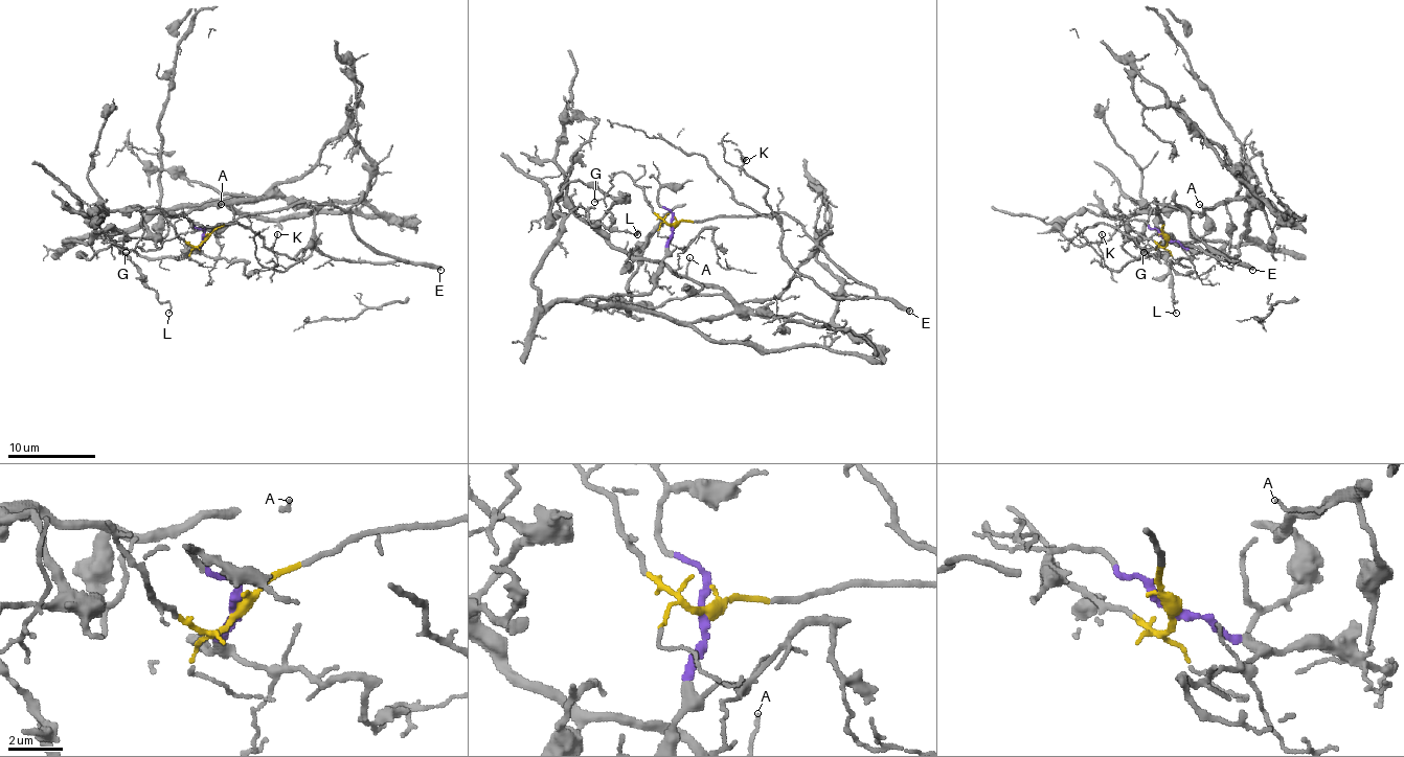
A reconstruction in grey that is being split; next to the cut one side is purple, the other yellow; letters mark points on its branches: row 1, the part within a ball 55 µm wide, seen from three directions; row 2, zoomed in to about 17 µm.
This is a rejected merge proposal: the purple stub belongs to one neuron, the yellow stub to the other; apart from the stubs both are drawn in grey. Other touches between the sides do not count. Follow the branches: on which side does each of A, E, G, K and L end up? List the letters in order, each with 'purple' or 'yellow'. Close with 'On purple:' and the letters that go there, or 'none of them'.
A: purple
E: yellow
G: yellow
K: yellow
L: purple
On purple: A, L

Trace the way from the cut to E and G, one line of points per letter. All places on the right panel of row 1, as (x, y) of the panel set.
E: (1165, 239), (1155, 201), (1179, 207), (1187, 215), (1190, 229), (1207, 247), (1246, 264), (1253, 271)
G: (1165, 239), (1163, 247), (1159, 247), (1137, 233), (1124, 213), (1113, 207), (1122, 213), (1126, 233), (1144, 253)

